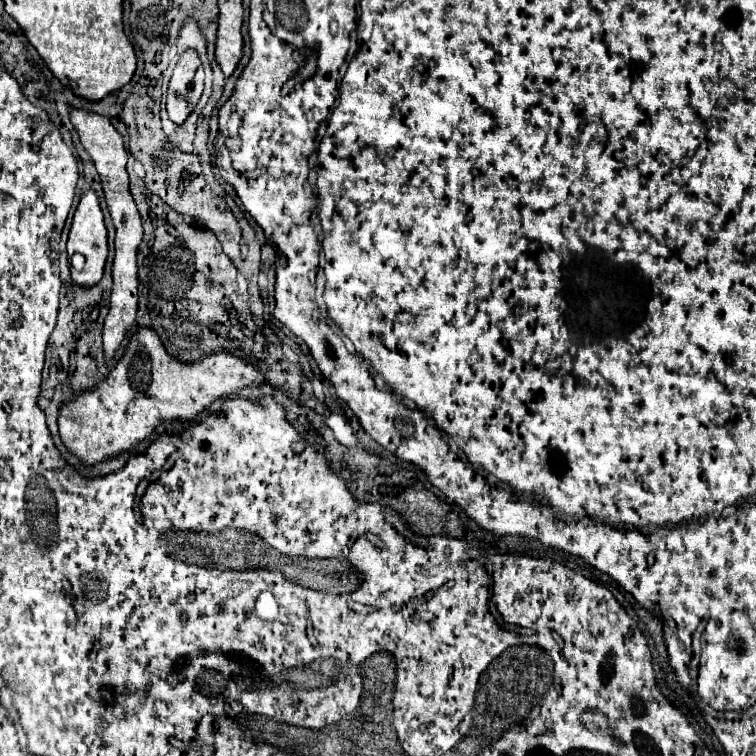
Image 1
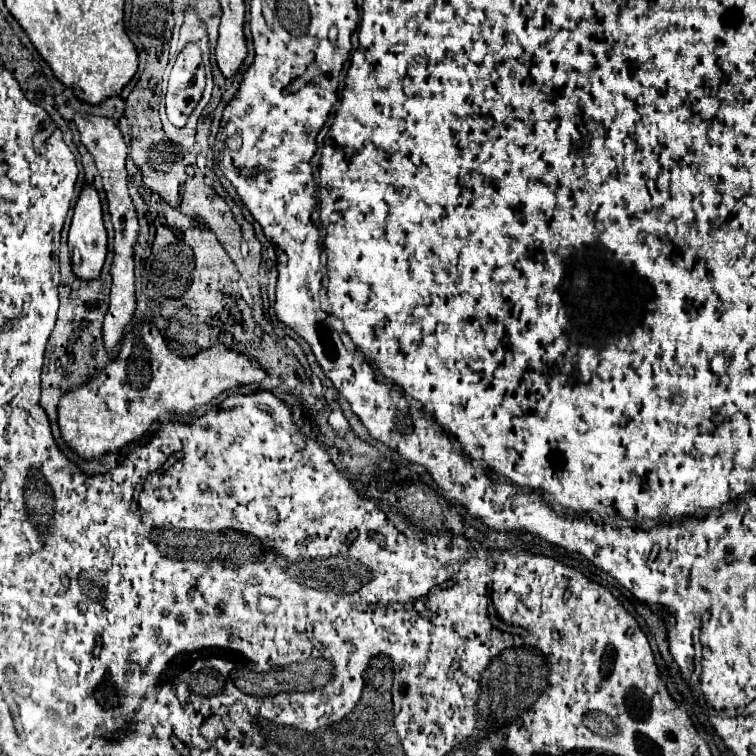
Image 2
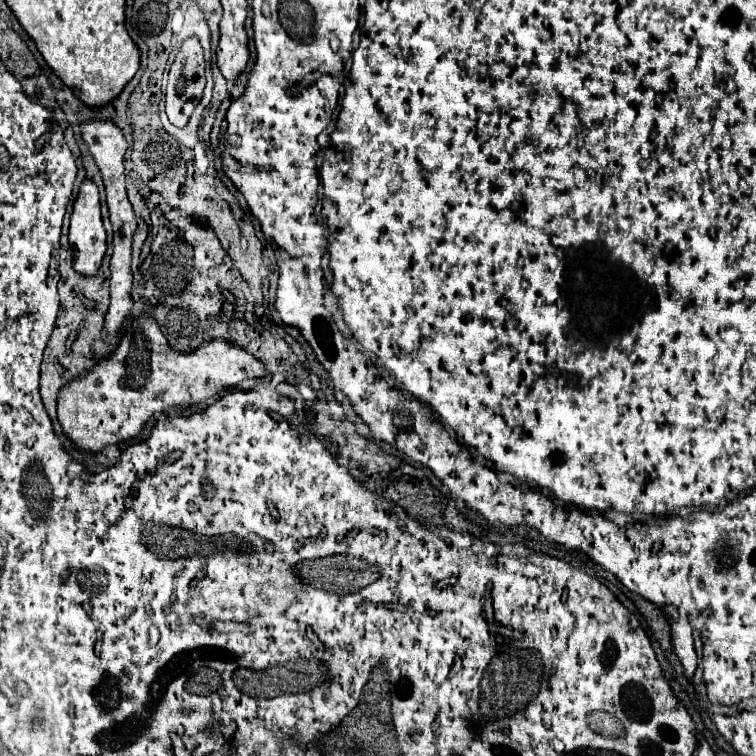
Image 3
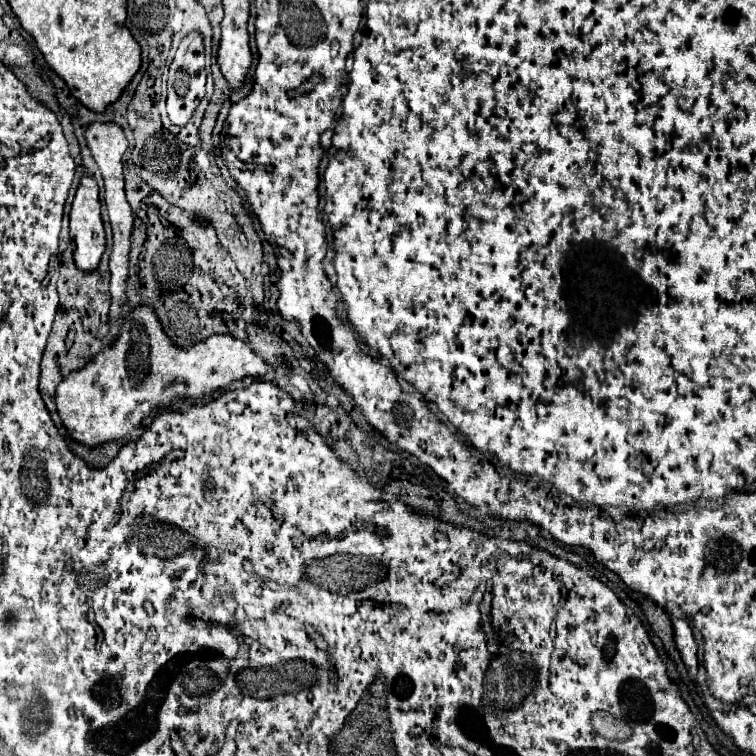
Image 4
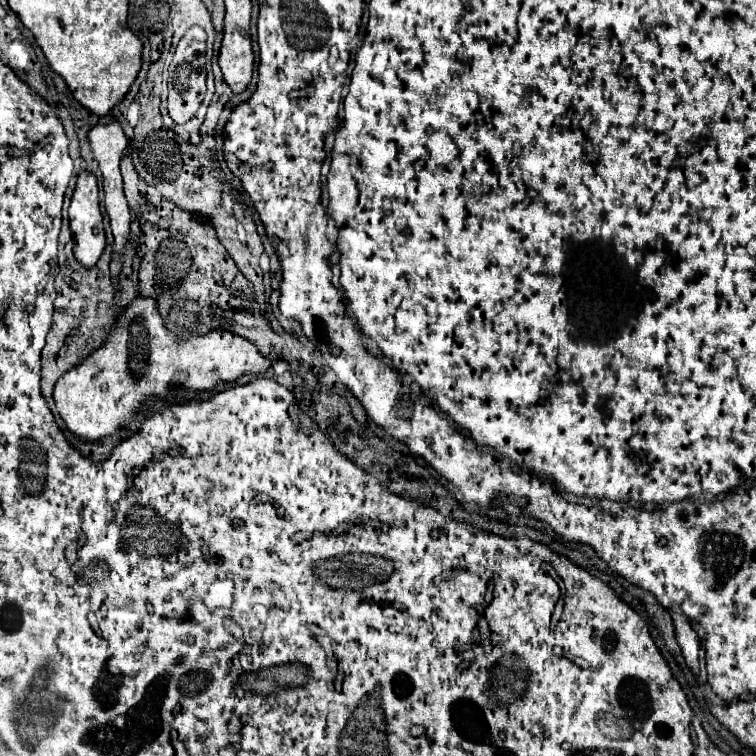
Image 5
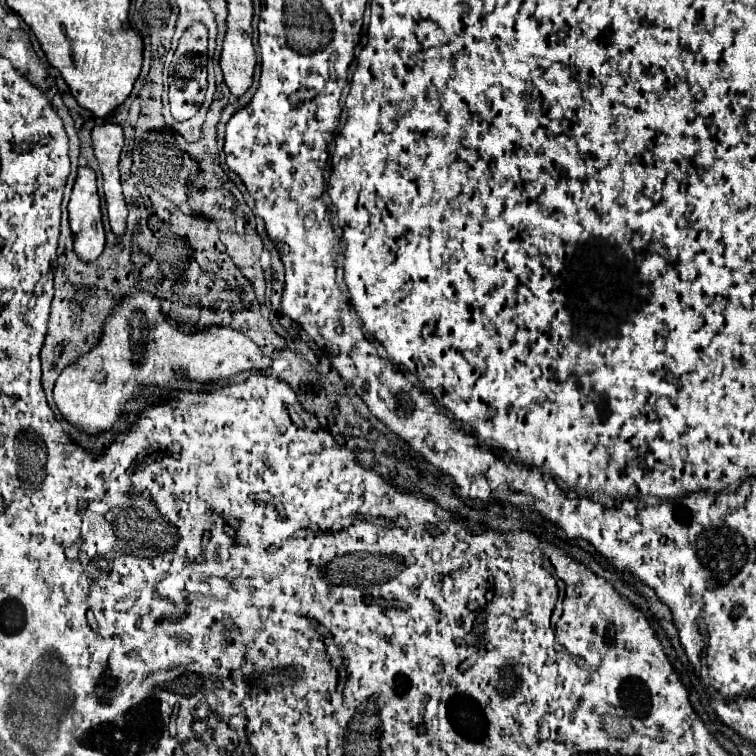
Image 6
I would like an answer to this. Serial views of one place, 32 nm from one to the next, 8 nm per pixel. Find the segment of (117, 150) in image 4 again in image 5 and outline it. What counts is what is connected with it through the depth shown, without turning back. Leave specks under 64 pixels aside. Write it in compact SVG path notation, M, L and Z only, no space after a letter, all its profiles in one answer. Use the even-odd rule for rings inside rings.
M118 122L94 126L88 138L100 168L120 168L120 158L124 148L128 146L128 140Z

